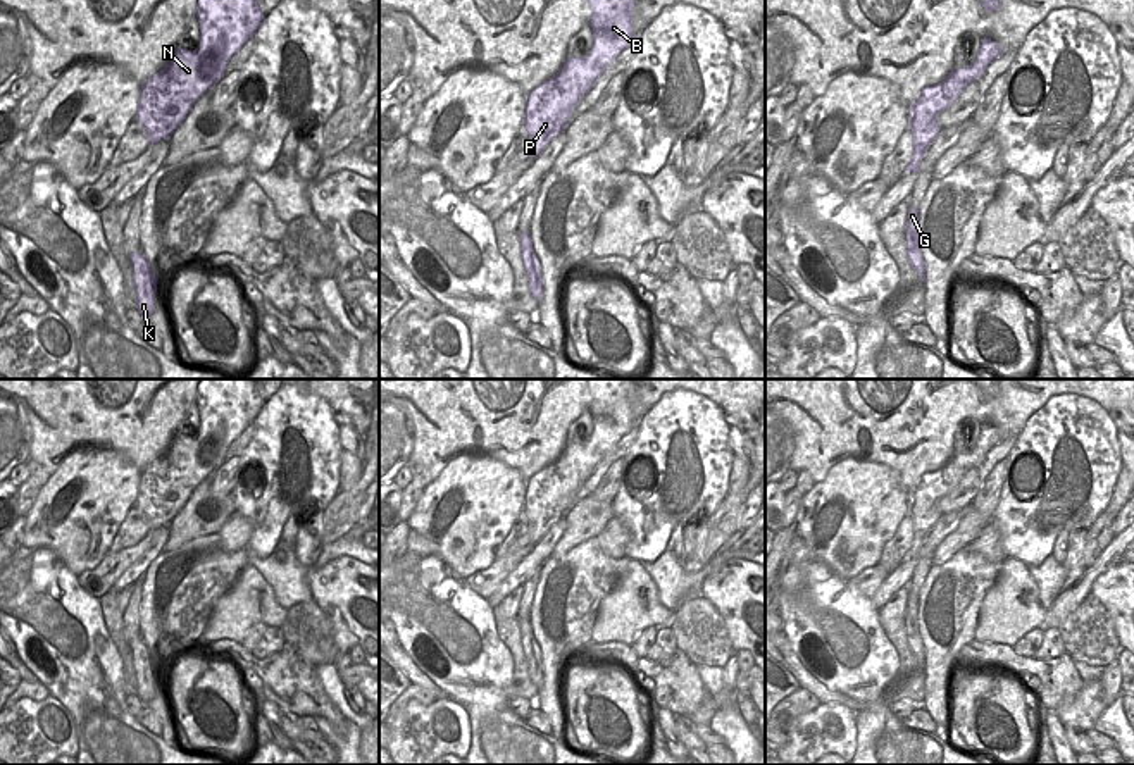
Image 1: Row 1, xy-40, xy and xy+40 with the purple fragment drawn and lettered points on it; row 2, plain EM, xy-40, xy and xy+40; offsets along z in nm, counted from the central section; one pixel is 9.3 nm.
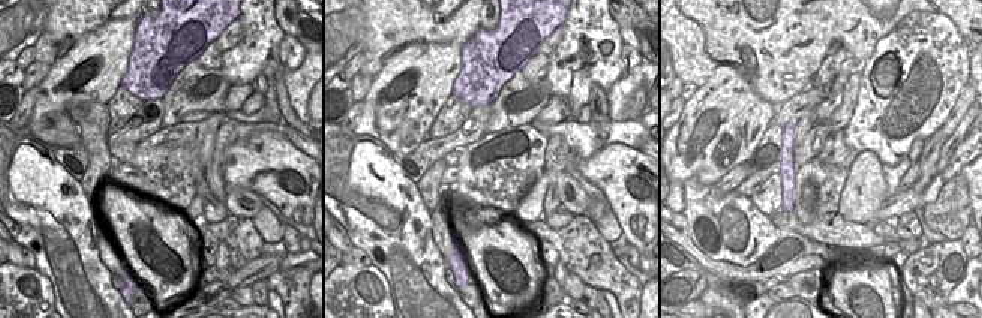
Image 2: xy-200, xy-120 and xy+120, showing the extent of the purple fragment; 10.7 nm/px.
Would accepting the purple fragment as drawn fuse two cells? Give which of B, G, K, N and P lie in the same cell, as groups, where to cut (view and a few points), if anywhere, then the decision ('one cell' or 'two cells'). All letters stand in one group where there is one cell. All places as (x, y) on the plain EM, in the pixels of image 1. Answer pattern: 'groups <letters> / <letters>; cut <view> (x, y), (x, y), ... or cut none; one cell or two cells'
groups B G K N P; cut none; one cell

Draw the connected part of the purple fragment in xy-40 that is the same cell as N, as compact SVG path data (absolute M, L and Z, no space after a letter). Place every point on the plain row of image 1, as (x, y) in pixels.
M203 379L196 388L196 405L200 414L198 434L174 432L169 448L141 470L136 507L145 515L148 531L171 524L195 488L224 463L227 448L255 422L265 400L253 379Z

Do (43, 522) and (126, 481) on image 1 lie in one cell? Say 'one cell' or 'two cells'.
one cell

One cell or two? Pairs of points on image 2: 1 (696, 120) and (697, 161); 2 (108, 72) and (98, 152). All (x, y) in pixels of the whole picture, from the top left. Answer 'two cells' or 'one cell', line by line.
1: one cell
2: two cells

